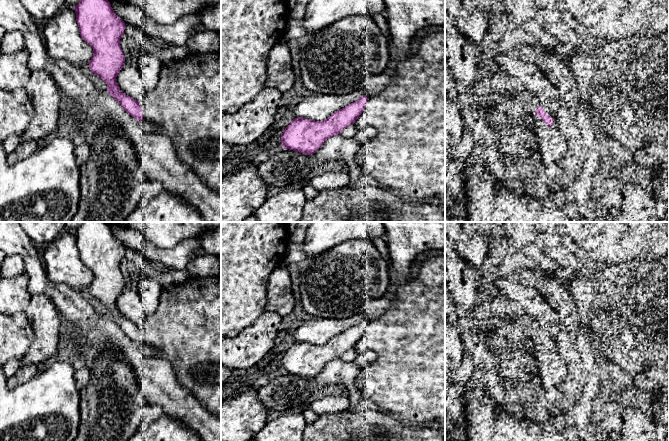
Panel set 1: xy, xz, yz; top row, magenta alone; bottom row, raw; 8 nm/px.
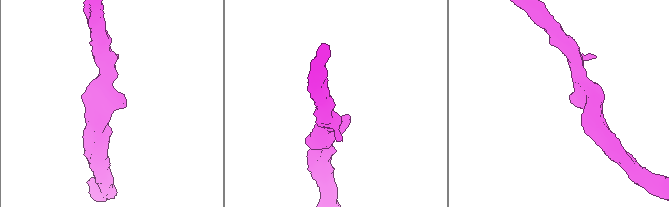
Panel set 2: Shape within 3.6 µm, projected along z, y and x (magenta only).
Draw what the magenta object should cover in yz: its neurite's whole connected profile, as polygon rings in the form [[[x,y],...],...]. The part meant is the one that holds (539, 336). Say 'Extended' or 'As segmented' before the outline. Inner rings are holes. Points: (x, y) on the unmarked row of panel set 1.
Extended. [[[542,330],[536,332],[535,339],[530,346],[536,353],[553,350],[553,342],[545,337]]]

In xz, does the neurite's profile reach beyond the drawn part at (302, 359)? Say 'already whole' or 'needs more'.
needs more

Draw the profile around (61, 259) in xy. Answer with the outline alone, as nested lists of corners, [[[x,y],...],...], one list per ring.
[[[69,230],[45,246],[43,265],[51,281],[65,283],[75,290],[93,281],[93,272],[81,262],[76,236]]]

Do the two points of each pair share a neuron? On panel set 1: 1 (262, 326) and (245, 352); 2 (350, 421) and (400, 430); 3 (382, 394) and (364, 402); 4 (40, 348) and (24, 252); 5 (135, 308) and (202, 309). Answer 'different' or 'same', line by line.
1: same
2: same
3: different
4: different
5: different

